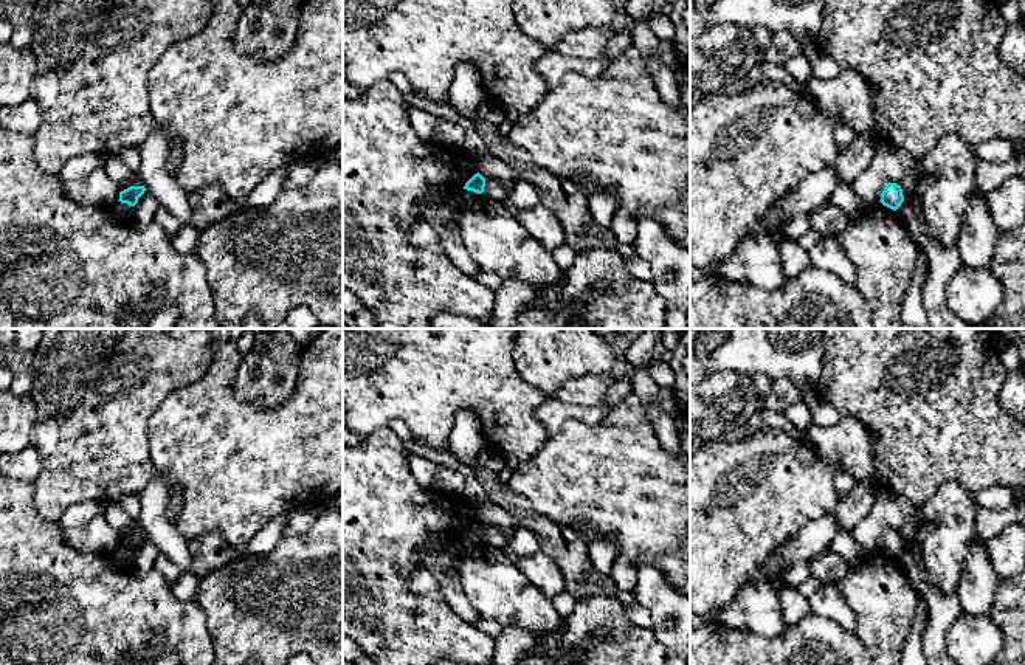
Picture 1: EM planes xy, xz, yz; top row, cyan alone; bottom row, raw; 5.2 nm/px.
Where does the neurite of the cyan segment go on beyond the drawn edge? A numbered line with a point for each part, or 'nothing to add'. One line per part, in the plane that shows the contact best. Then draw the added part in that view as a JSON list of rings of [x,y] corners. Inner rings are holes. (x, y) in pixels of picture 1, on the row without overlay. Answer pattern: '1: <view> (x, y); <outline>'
nothing to add

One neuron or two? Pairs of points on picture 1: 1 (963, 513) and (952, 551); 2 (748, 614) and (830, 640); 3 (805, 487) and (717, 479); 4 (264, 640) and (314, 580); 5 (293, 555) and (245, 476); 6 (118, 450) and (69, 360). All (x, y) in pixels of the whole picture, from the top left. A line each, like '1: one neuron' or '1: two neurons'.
1: one neuron
2: two neurons
3: one neuron
4: one neuron
5: two neurons
6: one neuron

